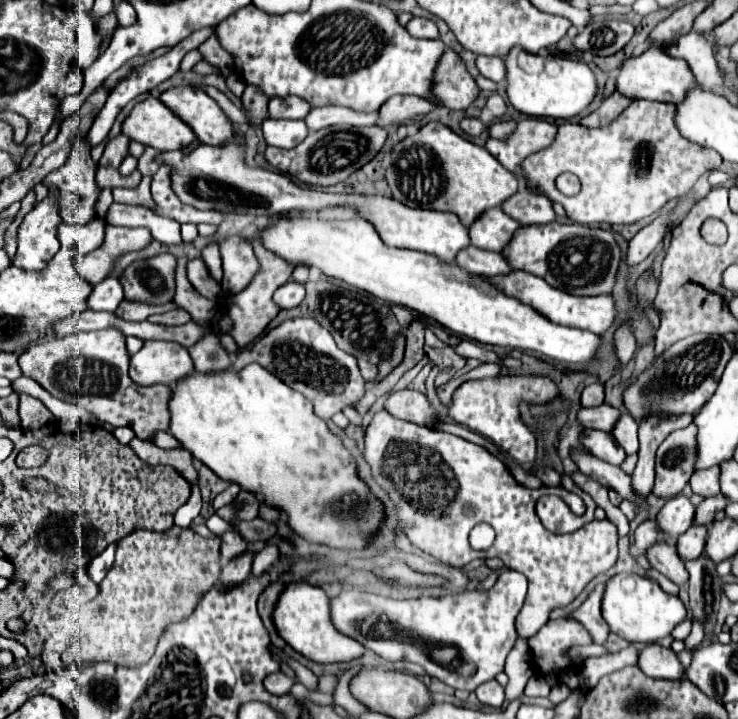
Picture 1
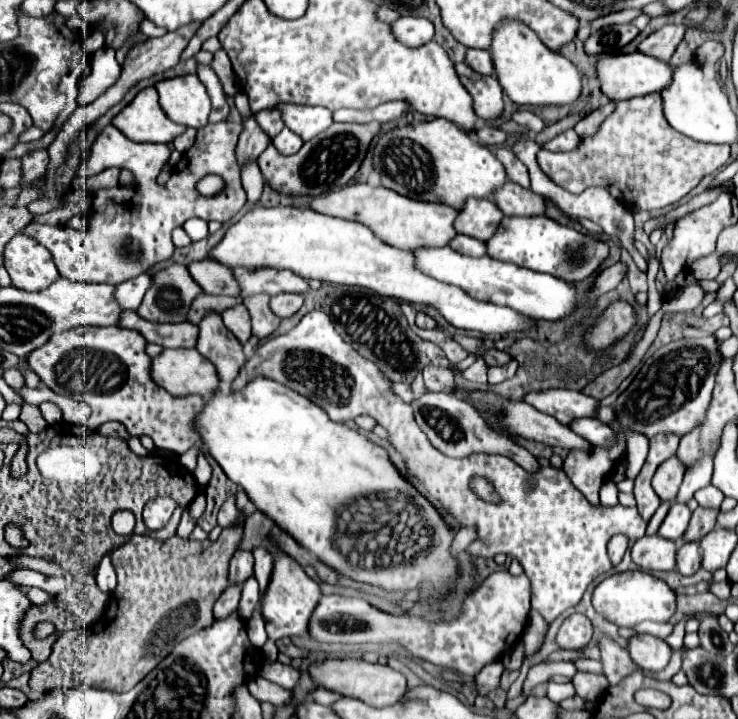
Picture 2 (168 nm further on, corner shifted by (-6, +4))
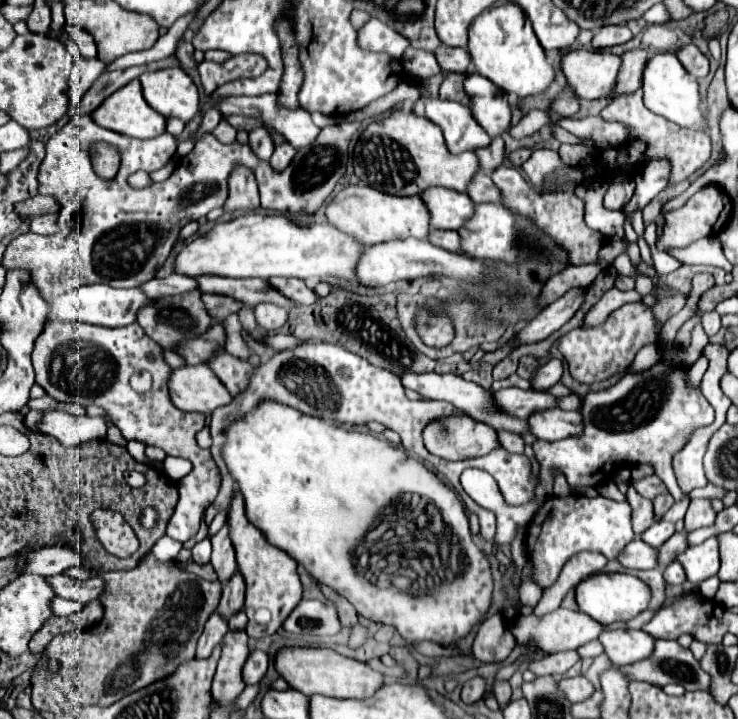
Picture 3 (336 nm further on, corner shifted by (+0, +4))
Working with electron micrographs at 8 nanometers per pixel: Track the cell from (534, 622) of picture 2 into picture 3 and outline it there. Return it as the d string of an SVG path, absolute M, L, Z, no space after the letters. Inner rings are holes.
M526 564L524 574L522 574L522 586L520 586L520 602L524 606L536 606L540 600L542 592L538 590L538 586L530 580L530 564Z

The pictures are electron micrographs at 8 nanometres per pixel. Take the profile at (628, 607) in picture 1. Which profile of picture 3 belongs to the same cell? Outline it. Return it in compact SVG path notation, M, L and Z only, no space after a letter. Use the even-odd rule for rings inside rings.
M598 572L588 578L584 578L576 586L576 602L582 612L588 616L594 616L600 624L612 624L612 622L628 622L636 618L640 612L644 612L650 604L652 592L648 584L644 584L640 578L632 574L608 574L608 572Z

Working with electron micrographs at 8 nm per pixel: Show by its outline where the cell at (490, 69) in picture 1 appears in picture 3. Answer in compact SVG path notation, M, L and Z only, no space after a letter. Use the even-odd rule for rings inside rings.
M442 44L436 50L436 60L442 66L442 70L470 72L470 54L466 48L450 48L450 46Z

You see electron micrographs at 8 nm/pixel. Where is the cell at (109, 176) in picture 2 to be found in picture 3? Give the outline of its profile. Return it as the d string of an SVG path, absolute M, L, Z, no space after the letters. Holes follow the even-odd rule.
M98 144L94 156L92 156L92 164L94 164L94 172L104 178L104 180L112 180L118 172L120 166L120 156L114 148L106 146L106 144Z

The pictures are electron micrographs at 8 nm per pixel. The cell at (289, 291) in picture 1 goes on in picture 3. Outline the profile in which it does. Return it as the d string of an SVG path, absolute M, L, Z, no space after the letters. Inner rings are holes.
M258 304L254 308L256 312L256 322L264 328L264 330L278 330L280 326L286 324L288 320L288 308L282 306L274 306L274 304Z

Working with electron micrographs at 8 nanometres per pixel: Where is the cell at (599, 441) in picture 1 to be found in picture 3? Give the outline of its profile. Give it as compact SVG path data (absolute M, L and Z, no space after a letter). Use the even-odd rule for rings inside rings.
M560 408L534 412L534 416L530 416L528 422L534 436L540 440L562 440L568 436L578 436L584 428L580 412L566 412Z

